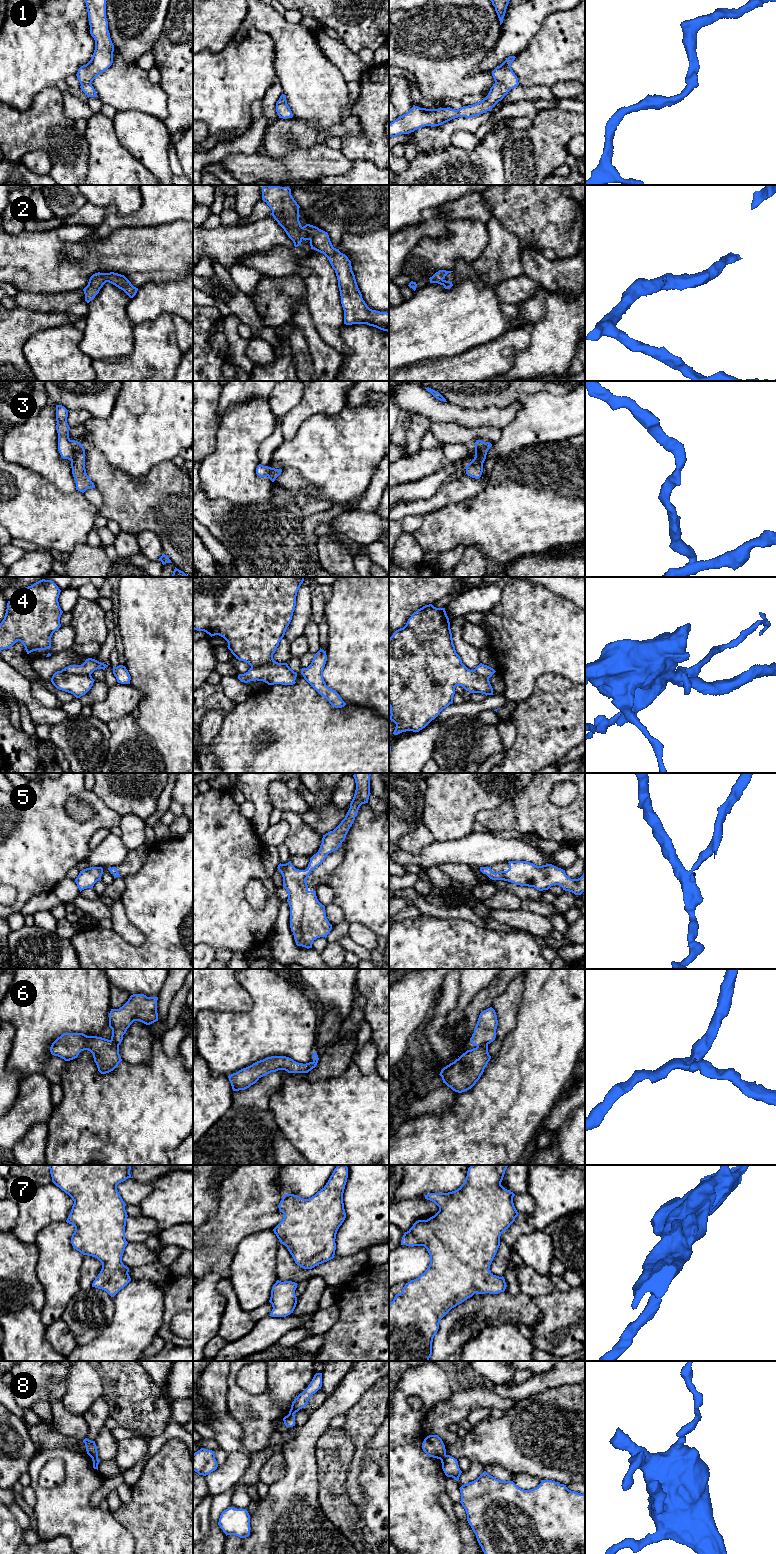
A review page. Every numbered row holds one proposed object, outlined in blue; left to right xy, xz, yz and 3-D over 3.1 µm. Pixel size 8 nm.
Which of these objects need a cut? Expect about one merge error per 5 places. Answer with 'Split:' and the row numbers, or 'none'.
Split: 4, 6, 8

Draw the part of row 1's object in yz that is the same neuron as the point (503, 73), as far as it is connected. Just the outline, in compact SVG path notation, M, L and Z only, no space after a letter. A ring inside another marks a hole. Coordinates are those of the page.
M509 56L492 71L495 84L482 101L457 110L450 107L426 109L413 105L406 114L389 124L389 138L409 134L425 126L439 126L458 117L471 118L492 110L511 89L519 85L518 78L511 68L515 58L515 56Z

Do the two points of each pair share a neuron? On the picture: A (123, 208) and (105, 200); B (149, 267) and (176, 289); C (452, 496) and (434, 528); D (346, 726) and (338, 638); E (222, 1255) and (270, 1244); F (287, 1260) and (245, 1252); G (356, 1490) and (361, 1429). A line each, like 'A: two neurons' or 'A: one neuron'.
A: one neuron
B: two neurons
C: two neurons
D: two neurons
E: two neurons
F: two neurons
G: one neuron

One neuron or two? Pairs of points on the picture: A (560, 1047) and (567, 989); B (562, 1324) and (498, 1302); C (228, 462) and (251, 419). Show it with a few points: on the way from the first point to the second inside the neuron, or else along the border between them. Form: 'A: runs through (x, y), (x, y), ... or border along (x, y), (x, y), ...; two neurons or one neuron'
A: runs through (560, 1033), (560, 1012), (567, 1003); one neuron
B: border along (533, 1297), (539, 1308), (540, 1317), (531, 1329); two neurons
C: runs through (236, 451), (237, 440), (242, 430); one neuron

